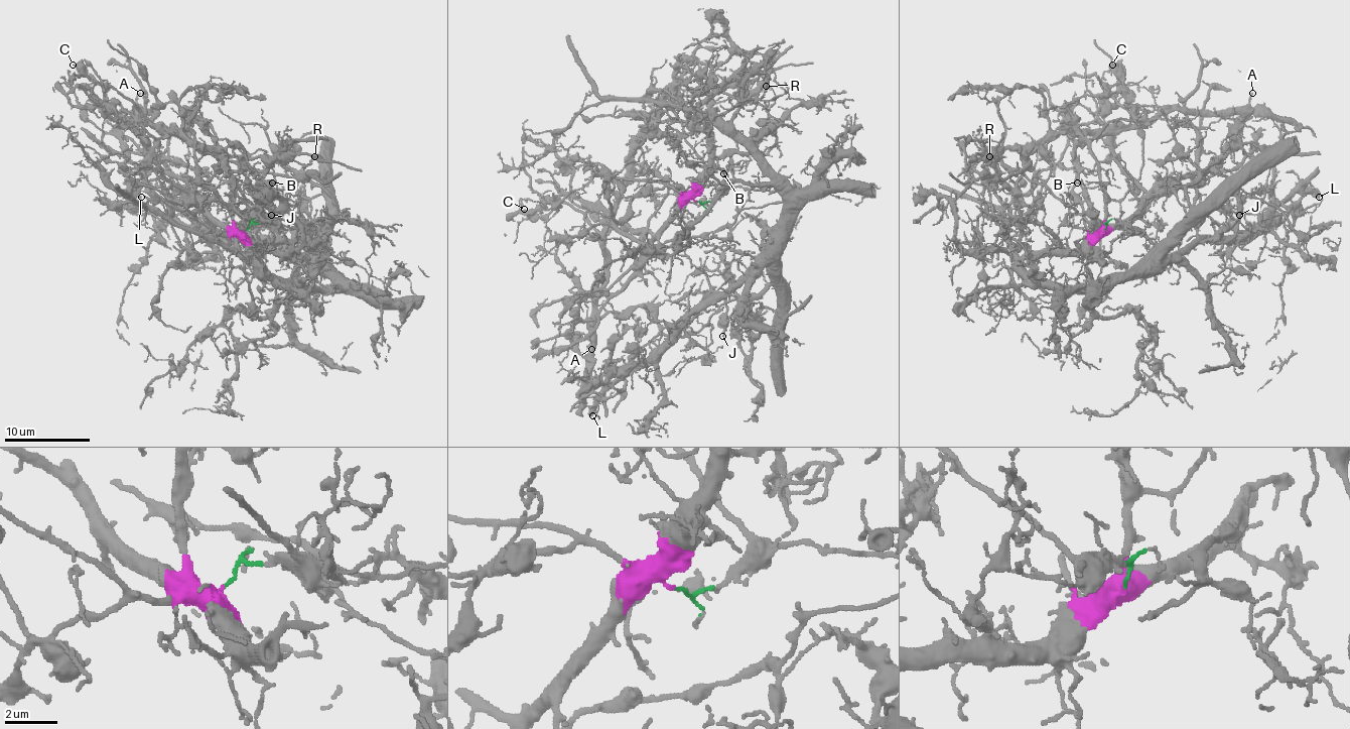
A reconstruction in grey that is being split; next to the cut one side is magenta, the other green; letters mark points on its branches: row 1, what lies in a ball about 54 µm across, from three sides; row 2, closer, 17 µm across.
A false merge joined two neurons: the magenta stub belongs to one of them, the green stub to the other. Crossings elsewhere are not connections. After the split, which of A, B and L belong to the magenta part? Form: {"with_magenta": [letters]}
{"with_magenta": ["B", "L"]}

